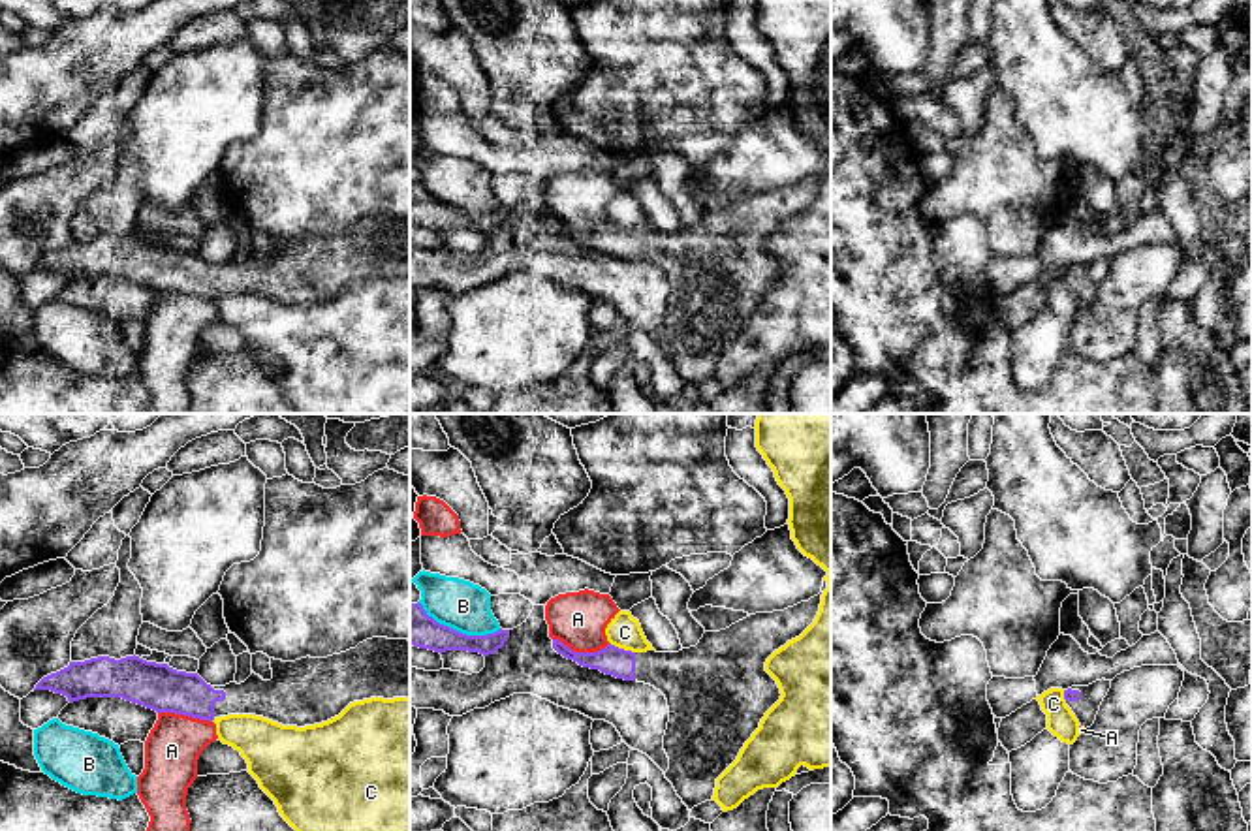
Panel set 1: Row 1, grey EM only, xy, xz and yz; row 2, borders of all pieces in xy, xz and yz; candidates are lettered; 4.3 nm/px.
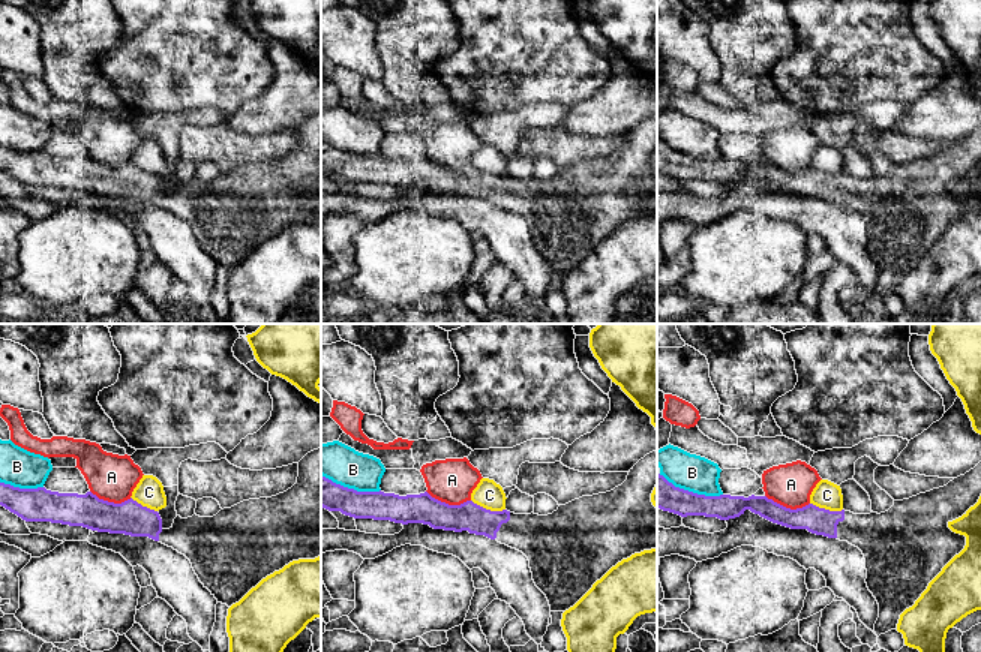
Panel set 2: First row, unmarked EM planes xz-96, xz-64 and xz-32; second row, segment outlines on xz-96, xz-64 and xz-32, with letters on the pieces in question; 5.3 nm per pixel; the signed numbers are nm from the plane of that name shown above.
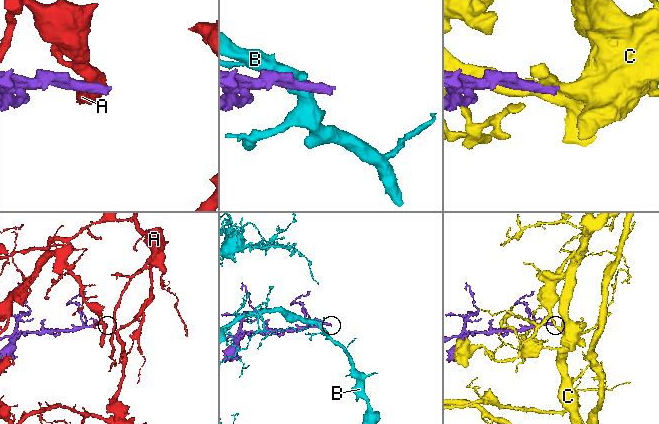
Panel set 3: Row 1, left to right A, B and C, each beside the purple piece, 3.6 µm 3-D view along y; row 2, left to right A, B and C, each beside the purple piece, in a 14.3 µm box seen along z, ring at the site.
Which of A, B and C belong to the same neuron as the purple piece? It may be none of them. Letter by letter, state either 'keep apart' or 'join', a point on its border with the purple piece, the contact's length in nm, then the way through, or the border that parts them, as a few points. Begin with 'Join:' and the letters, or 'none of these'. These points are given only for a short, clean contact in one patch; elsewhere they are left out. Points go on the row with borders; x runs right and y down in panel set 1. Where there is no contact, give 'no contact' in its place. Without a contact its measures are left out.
Join: none of these
A: keep apart; meets purple in xz at (581, 653); contact 260 nm long
B: keep apart; meets purple in xz at (459, 632); contact 380 nm long
C: keep apart; meets purple in xz at (623, 649); contact 120 nm long

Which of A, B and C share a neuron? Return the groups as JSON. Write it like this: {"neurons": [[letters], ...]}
{"neurons": [["A"], ["B"], ["C"]]}

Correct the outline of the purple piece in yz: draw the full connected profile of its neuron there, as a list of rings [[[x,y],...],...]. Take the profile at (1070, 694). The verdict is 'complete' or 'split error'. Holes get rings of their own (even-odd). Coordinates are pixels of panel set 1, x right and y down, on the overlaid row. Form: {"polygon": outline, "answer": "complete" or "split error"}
{"polygon": [[[1096,681],[1088,686],[1072,686],[1064,690],[1066,705],[1072,709],[1081,728],[1090,728],[1096,720],[1100,705],[1111,688],[1111,681]]], "answer": "split error"}

